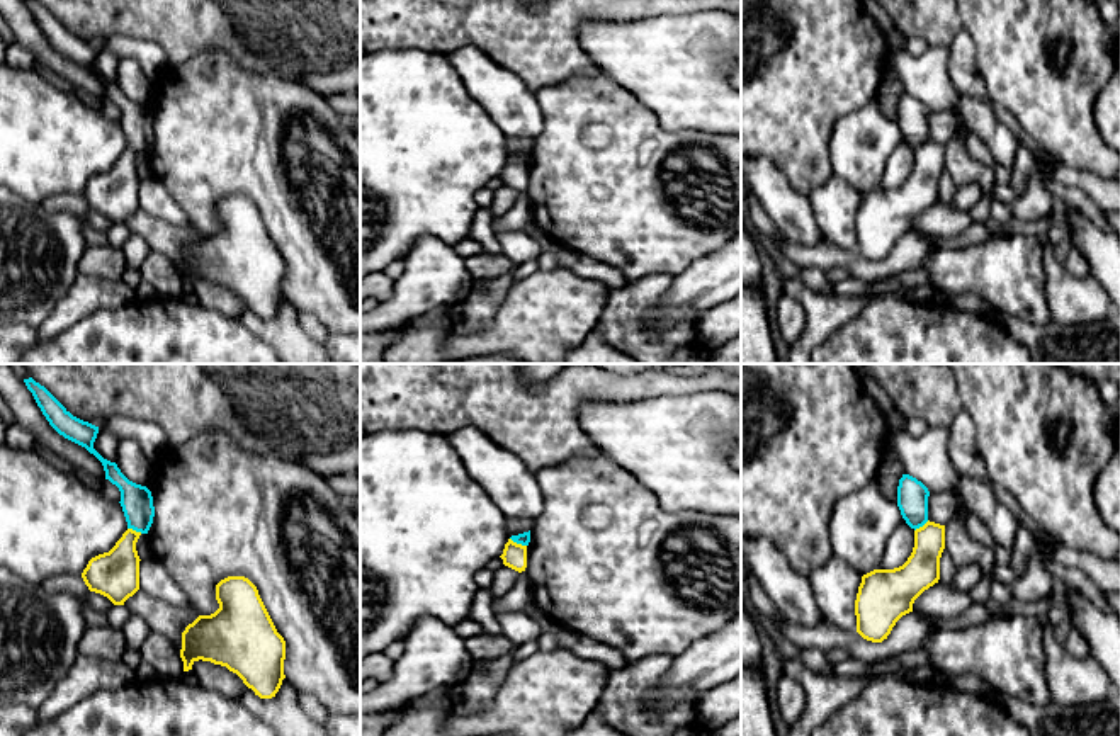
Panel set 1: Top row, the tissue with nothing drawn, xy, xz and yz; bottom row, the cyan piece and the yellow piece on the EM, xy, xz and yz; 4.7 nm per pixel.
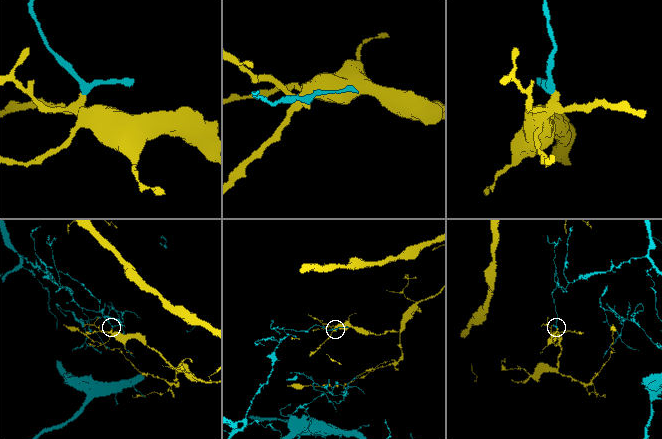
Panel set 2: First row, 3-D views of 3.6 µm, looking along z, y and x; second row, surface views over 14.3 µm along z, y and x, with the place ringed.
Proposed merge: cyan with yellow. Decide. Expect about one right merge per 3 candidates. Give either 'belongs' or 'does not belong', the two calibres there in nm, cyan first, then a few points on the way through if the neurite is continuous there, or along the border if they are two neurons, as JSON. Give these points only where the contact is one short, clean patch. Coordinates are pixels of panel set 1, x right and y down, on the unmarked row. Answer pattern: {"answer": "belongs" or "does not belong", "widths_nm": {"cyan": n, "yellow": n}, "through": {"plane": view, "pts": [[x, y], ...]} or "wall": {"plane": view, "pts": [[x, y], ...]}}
{"answer": "does not belong", "widths_nm": {"cyan": 60, "yellow": 120}, "wall": {"plane": "xz", "pts": [[510, 157], [526, 165]]}}

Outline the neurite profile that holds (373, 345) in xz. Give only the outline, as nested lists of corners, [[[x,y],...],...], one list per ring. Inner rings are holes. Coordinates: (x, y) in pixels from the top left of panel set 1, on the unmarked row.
[[[360,331],[360,364],[384,364],[382,352],[387,343],[384,333]]]

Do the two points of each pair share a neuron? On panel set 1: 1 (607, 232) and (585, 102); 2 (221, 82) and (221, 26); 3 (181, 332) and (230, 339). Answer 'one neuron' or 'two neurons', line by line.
1: one neuron
2: two neurons
3: one neuron

